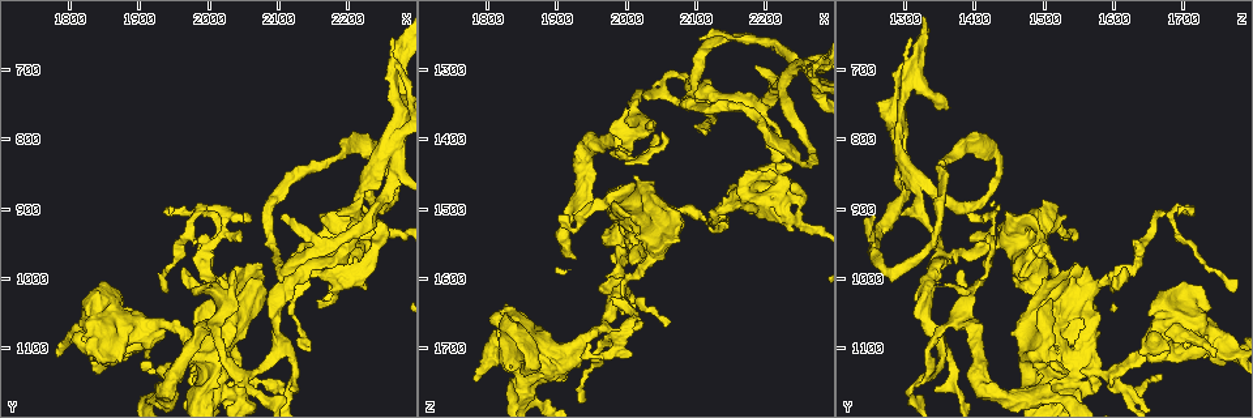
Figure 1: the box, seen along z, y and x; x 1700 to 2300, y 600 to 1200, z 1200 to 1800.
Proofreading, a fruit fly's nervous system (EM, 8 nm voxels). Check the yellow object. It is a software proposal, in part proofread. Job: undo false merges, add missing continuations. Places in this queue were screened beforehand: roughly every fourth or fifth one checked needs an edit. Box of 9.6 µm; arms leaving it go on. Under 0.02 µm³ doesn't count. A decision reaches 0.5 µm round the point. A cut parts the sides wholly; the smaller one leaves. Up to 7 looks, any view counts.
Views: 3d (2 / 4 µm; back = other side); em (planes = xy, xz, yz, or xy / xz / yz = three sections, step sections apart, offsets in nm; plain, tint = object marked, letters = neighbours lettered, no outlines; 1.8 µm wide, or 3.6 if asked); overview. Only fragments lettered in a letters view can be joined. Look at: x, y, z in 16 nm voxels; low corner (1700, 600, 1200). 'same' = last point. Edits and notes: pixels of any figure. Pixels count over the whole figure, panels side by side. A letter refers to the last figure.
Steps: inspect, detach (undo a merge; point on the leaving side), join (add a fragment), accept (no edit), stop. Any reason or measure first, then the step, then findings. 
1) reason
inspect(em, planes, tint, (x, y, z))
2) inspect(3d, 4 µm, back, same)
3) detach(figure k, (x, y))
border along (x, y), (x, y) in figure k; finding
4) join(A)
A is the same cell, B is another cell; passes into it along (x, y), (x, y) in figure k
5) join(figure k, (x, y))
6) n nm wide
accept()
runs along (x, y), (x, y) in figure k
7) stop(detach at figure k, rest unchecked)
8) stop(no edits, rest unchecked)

looks like a crossing
inspect(em, planes, tint, (2270, 790, 1295))

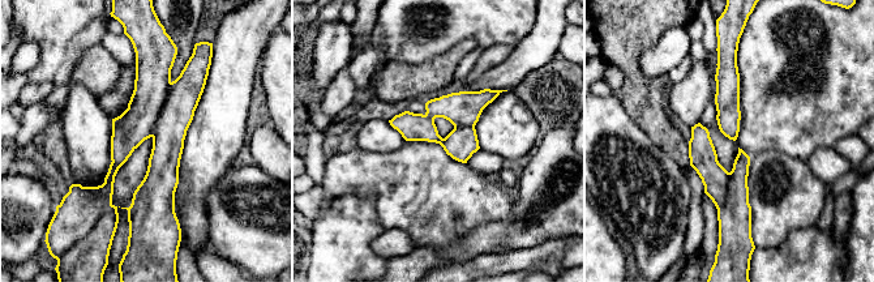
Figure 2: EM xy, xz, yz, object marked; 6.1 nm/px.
what lies round it
inspect(em, planes, letters, same)

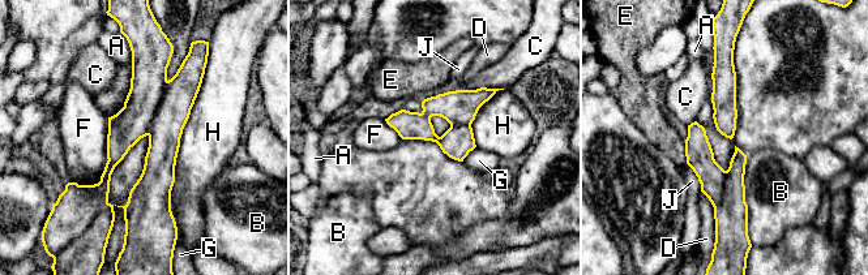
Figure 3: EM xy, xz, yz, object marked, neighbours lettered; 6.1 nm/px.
150 nm wide; H touches over 950 nm
accept()
A, B, C, D, E, F, G, H and J are other cells; all the same neuron

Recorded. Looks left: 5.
abrupt turn
inspect(em, planes, letters, (2005, 1175, 1630))

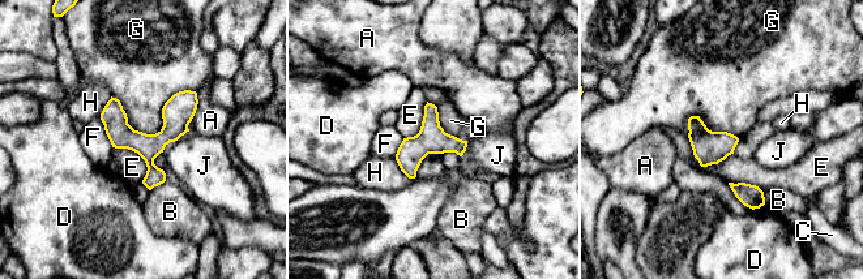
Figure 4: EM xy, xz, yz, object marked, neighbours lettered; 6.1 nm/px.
accept()
A, B, C, D, E, F, G, H and J are other cells; runs along (193, 95), (150, 150), (149, 184) in figure 4; continuous, no second neuron

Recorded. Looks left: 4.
sharp bend
inspect(3d, 4 µm, (2015, 1165, 1510))

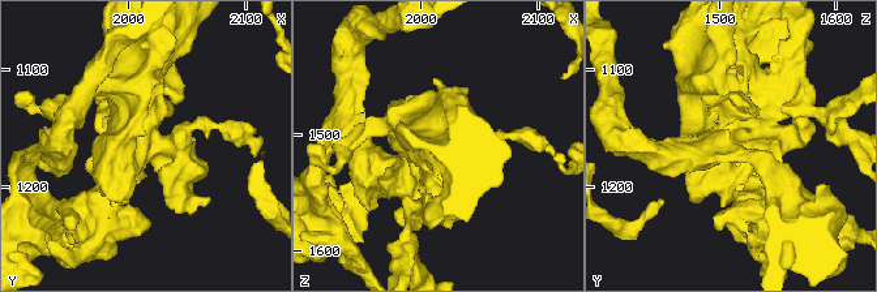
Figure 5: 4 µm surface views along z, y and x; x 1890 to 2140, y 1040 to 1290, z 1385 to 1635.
now the EM
inspect(em, planes, letters, (2018, 1166, 1512))

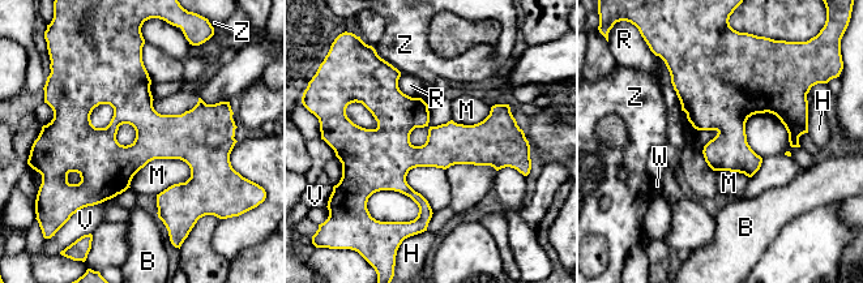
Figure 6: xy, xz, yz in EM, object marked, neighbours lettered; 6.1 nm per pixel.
M touches over 400 nm
accept()
B, H, M, R, V, W and Z are other cells; runs along (353, 136), (375, 153), (509, 149) in figure 6; all the same neuron

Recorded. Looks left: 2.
stop(no edits, rest unchecked)

